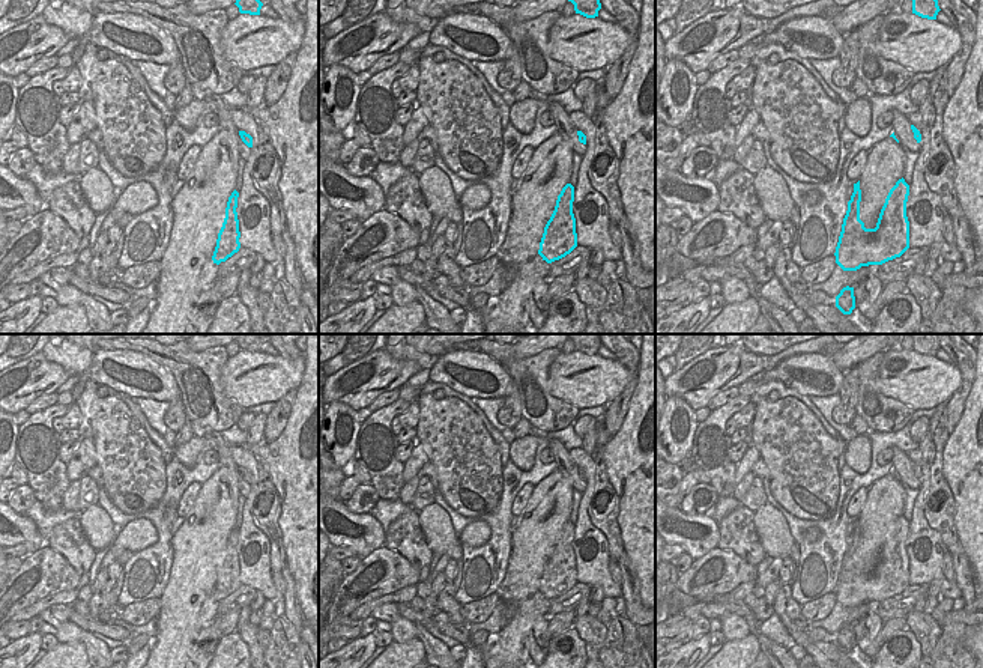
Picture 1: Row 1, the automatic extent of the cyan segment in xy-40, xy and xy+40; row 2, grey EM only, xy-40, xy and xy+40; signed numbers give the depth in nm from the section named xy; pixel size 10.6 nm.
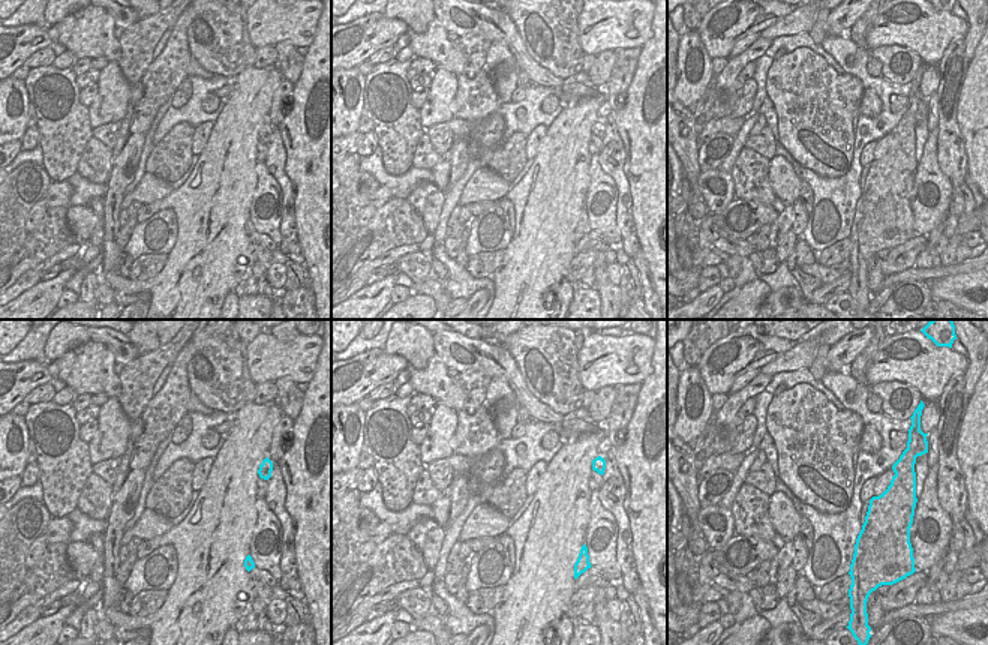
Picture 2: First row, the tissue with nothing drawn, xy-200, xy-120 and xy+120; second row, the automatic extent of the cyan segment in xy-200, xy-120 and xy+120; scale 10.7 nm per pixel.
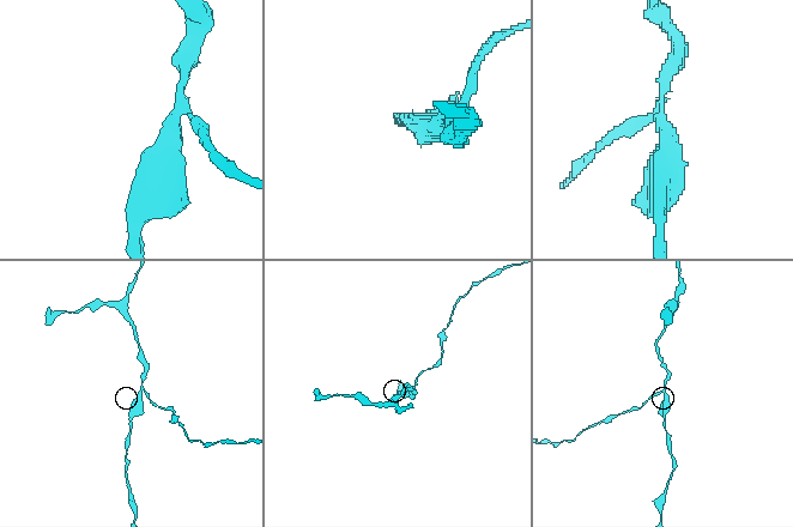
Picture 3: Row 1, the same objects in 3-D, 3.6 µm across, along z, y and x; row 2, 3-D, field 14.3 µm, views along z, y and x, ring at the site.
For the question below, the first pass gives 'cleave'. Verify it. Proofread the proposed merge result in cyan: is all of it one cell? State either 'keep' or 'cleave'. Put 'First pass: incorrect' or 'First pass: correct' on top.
First pass: correct
cleave

